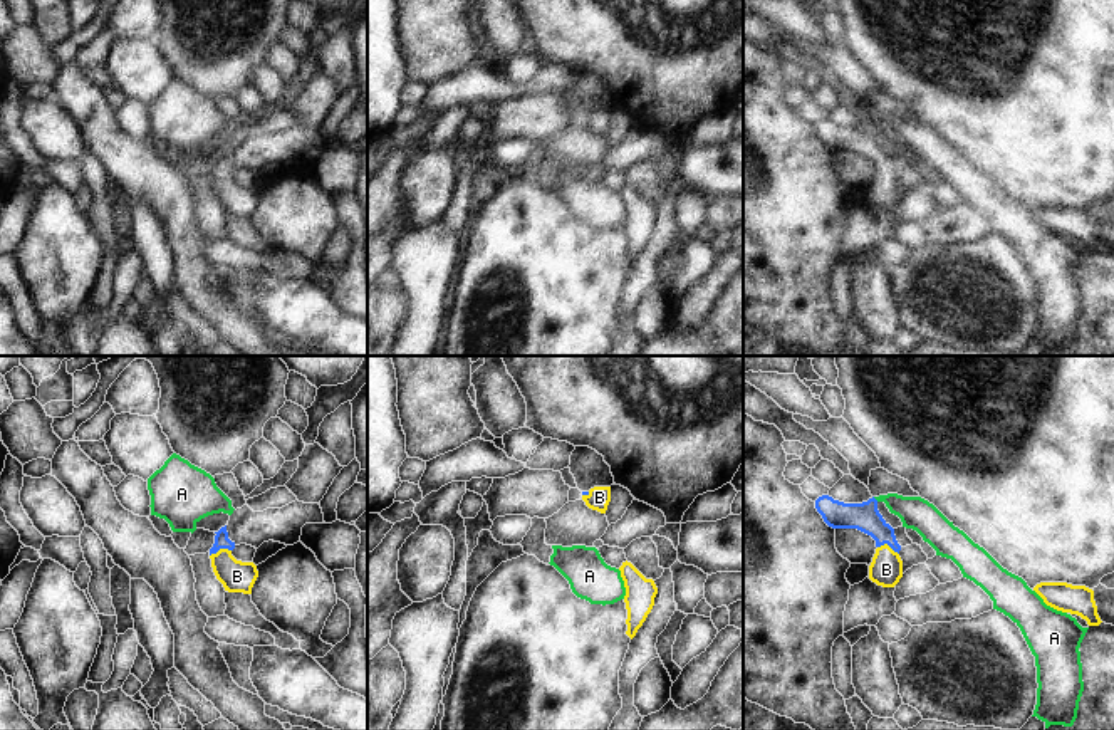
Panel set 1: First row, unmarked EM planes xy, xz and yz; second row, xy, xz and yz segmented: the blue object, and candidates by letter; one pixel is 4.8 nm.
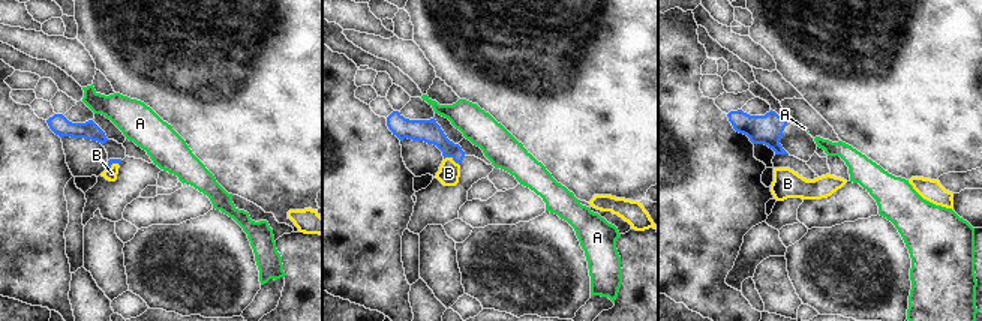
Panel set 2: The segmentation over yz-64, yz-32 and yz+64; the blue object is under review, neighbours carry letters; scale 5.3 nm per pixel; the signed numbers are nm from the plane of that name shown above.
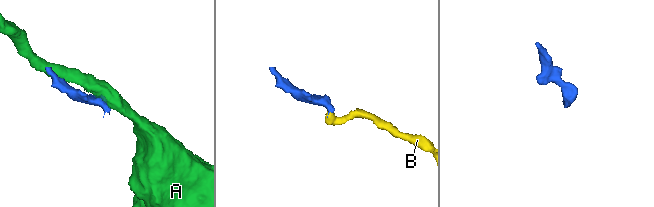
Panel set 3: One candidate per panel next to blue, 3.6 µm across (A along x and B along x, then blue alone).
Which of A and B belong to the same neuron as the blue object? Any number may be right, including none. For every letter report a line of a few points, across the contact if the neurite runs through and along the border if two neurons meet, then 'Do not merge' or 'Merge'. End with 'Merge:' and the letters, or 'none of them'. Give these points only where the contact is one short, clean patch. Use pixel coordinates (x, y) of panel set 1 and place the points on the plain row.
A: Do not merge
B: Line: xy (222, 165), (220, 172), (222, 185), (237, 200). Merge
Merge: B

